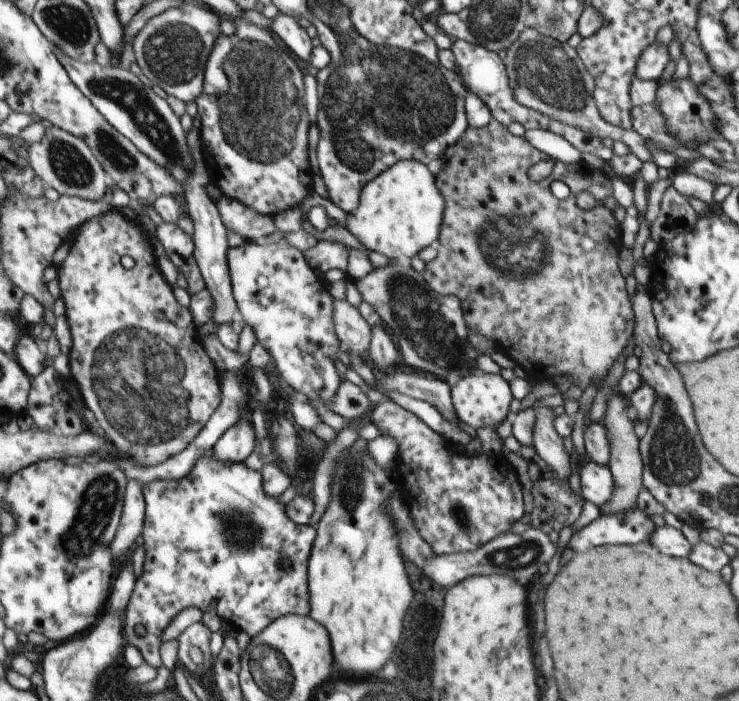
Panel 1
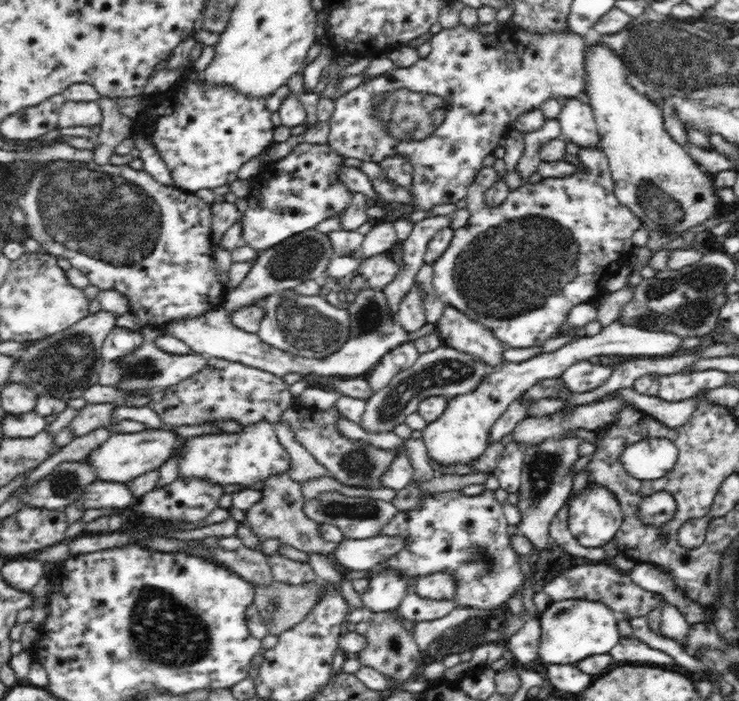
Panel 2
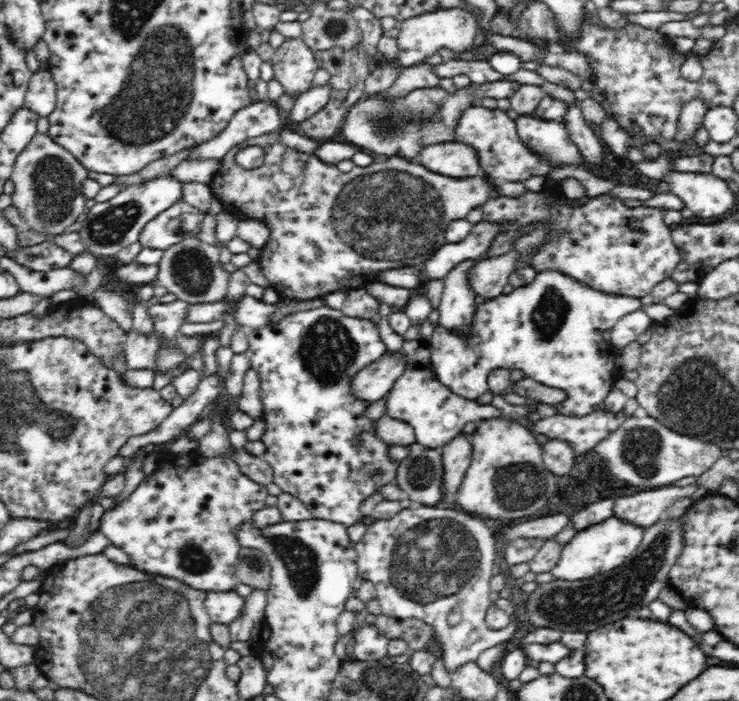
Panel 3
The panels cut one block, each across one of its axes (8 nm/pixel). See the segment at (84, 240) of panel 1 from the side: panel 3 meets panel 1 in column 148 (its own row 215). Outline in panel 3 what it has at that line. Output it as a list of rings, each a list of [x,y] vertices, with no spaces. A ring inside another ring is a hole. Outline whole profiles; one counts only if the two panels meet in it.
[[[279,131],[270,132],[270,134],[262,134],[257,138],[250,138],[245,141],[246,146],[260,146],[265,153],[265,163],[258,168],[246,170],[240,164],[236,163],[237,154],[231,150],[220,163],[220,172],[215,174],[214,182],[222,194],[218,194],[216,198],[224,202],[226,208],[248,216],[254,220],[259,220],[270,227],[270,242],[261,249],[261,255],[256,260],[262,271],[262,274],[270,281],[270,284],[276,288],[280,295],[287,300],[312,300],[313,298],[324,298],[329,293],[336,291],[348,291],[352,289],[362,289],[368,284],[375,283],[378,273],[383,270],[392,270],[405,265],[421,265],[427,261],[440,246],[447,243],[444,237],[444,230],[448,228],[448,224],[454,220],[462,220],[465,216],[476,207],[482,206],[492,196],[498,195],[498,183],[487,175],[468,176],[468,178],[452,178],[444,174],[436,174],[436,171],[428,170],[427,167],[413,160],[400,159],[399,157],[388,158],[386,162],[374,162],[367,167],[354,166],[350,172],[344,173],[338,170],[335,165],[330,165],[320,161],[316,156],[308,156],[304,152],[298,152],[290,148],[284,147],[280,143]]]

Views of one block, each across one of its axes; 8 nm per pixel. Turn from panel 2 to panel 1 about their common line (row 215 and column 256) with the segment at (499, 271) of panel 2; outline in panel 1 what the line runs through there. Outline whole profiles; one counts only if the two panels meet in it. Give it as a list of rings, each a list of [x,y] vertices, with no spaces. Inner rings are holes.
[[[202,456],[200,460],[196,460],[194,468],[190,470],[188,476],[184,476],[182,480],[152,480],[149,483],[143,483],[142,494],[144,494],[145,519],[142,529],[142,538],[144,538],[144,550],[146,551],[143,563],[143,572],[136,580],[134,592],[132,592],[131,600],[127,604],[123,614],[123,640],[126,644],[136,646],[140,650],[143,659],[150,666],[162,666],[160,656],[160,648],[162,646],[161,635],[172,620],[184,609],[188,607],[198,608],[202,612],[206,612],[210,608],[210,604],[216,604],[216,614],[218,618],[233,626],[236,630],[246,632],[250,638],[254,638],[256,634],[260,634],[273,620],[286,616],[287,614],[295,614],[308,616],[310,614],[310,592],[308,592],[308,558],[312,552],[312,545],[316,536],[315,526],[300,525],[292,522],[286,516],[286,504],[282,504],[282,500],[272,498],[270,494],[264,492],[264,480],[261,470],[253,470],[246,467],[244,462],[224,462],[224,460],[214,460],[212,456]],[[286,558],[290,562],[290,568],[282,568],[280,560]],[[142,624],[146,634],[144,636],[136,635],[136,626]]]

